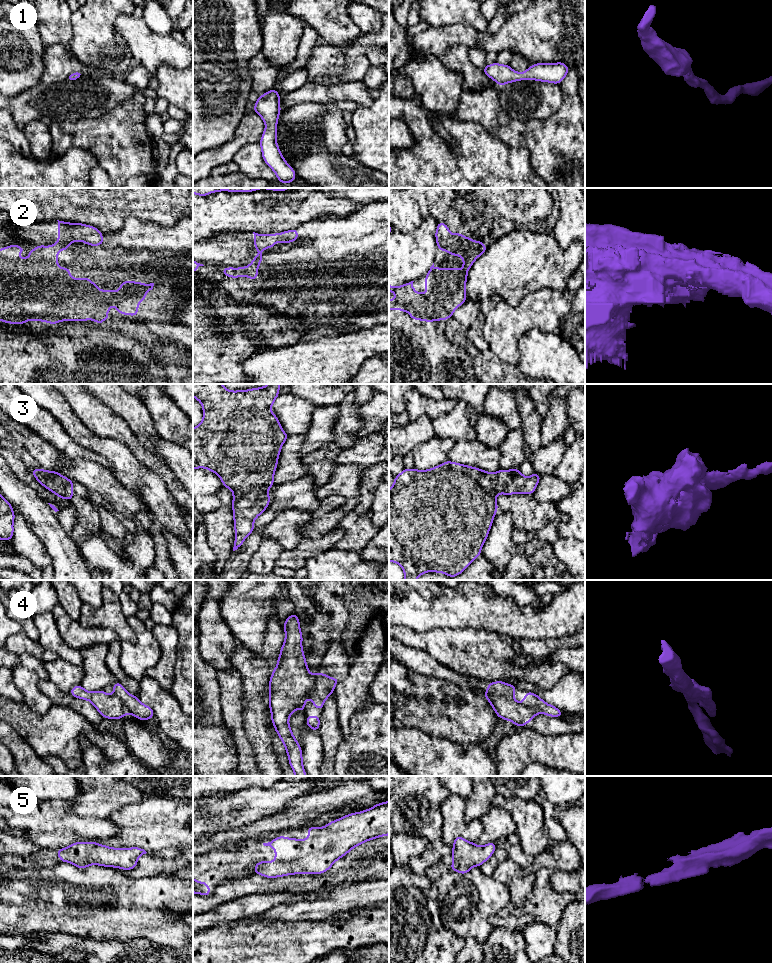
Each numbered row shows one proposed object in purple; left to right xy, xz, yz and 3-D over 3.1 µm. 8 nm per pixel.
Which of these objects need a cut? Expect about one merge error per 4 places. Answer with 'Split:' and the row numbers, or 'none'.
Split: 2, 4

